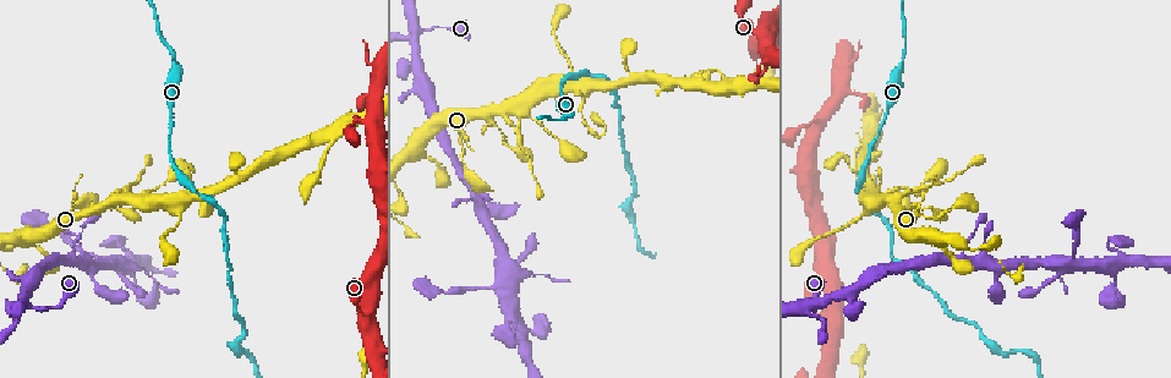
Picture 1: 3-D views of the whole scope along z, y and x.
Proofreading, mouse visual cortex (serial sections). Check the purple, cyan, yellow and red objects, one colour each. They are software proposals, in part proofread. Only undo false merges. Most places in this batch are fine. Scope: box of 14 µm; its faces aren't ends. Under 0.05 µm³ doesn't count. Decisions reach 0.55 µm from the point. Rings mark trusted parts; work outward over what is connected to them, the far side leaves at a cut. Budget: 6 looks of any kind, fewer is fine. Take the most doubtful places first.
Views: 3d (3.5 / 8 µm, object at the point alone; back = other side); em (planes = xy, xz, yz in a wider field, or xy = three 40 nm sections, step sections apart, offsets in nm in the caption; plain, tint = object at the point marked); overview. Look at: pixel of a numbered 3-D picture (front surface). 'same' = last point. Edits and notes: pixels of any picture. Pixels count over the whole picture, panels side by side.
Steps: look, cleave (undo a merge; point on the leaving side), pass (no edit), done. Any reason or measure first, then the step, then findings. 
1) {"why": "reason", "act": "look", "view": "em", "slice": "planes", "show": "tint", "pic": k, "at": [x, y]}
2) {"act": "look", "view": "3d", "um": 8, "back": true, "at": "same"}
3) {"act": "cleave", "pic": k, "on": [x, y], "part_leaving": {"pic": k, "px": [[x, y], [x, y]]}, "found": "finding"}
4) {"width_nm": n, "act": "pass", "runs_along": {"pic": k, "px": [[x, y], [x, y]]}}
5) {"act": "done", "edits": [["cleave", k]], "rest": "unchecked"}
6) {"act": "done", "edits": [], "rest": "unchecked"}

{"why": "a narrow waist", "act": "look", "view": "3d", "um": 8, "pic": 1, "at": [517, 127]}

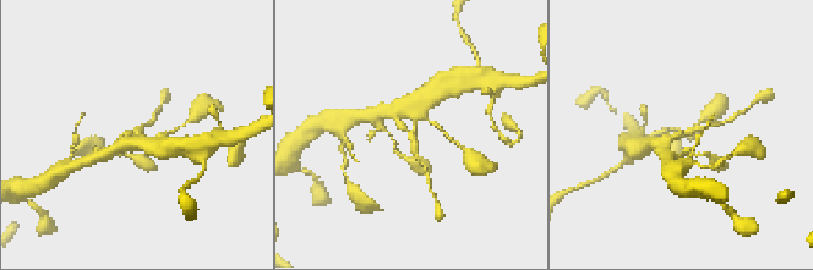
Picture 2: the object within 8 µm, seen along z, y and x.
{"arm_widths_nm": [200, 350], "why": "need the tissue", "act": "look", "view": "em", "slice": "xy", "step": 5, "show": "tint", "pic": 2, "at": [683, 133]}

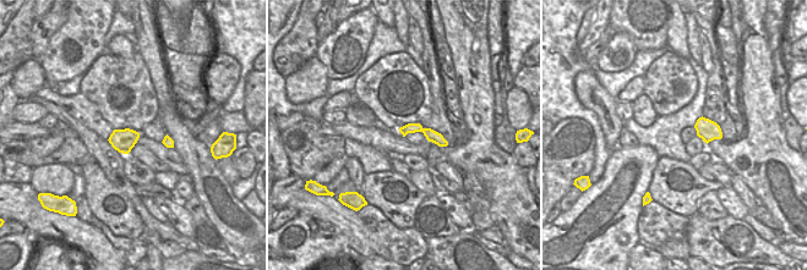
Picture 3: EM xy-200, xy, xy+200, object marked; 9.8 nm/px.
{"width_nm": 100, "act": "pass", "runs_along": {"pic": 3, "px": [[403, 130], [421, 128], [443, 143]]}, "found": "one cell here"}

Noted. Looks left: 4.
{"why": "thin arm on a thick one", "act": "look", "view": "3d", "um": 8, "pic": 1, "at": [816, 302]}

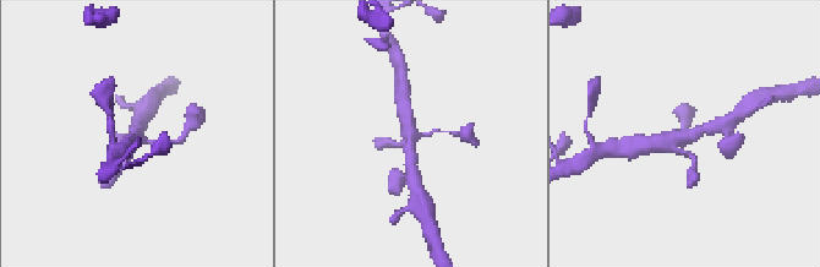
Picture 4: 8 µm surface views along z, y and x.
{"arms": 4, "arm_widths_nm": [150, 200, 350, 500], "why": "shape alone is not enough", "act": "look", "view": "em", "slice": "xy", "step": 2, "show": "tint", "pic": 4, "at": [416, 137]}

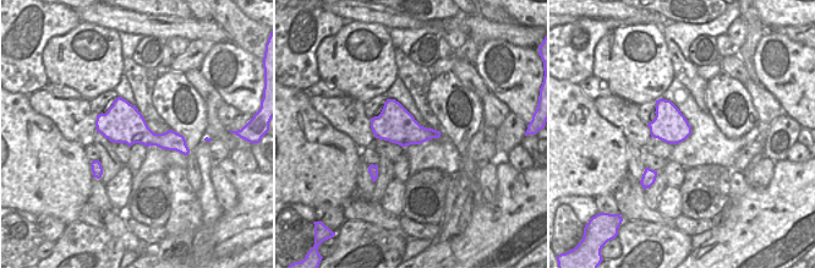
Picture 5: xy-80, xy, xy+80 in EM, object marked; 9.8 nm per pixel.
{"act": "pass", "found": "continuous, no second cell"}

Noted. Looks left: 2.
{"why": "four-way junction", "act": "look", "view": "3d", "um": 3.5, "pic": 1, "at": [179, 211]}

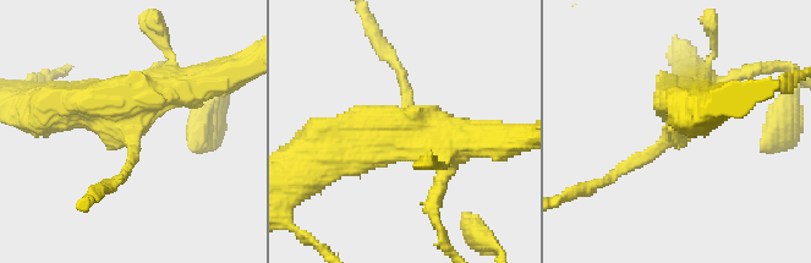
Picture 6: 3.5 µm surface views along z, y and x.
{"act": "pass", "found": "all the same cell"}

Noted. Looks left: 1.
{"act": "done", "edits": [], "rest": "unchecked"}

